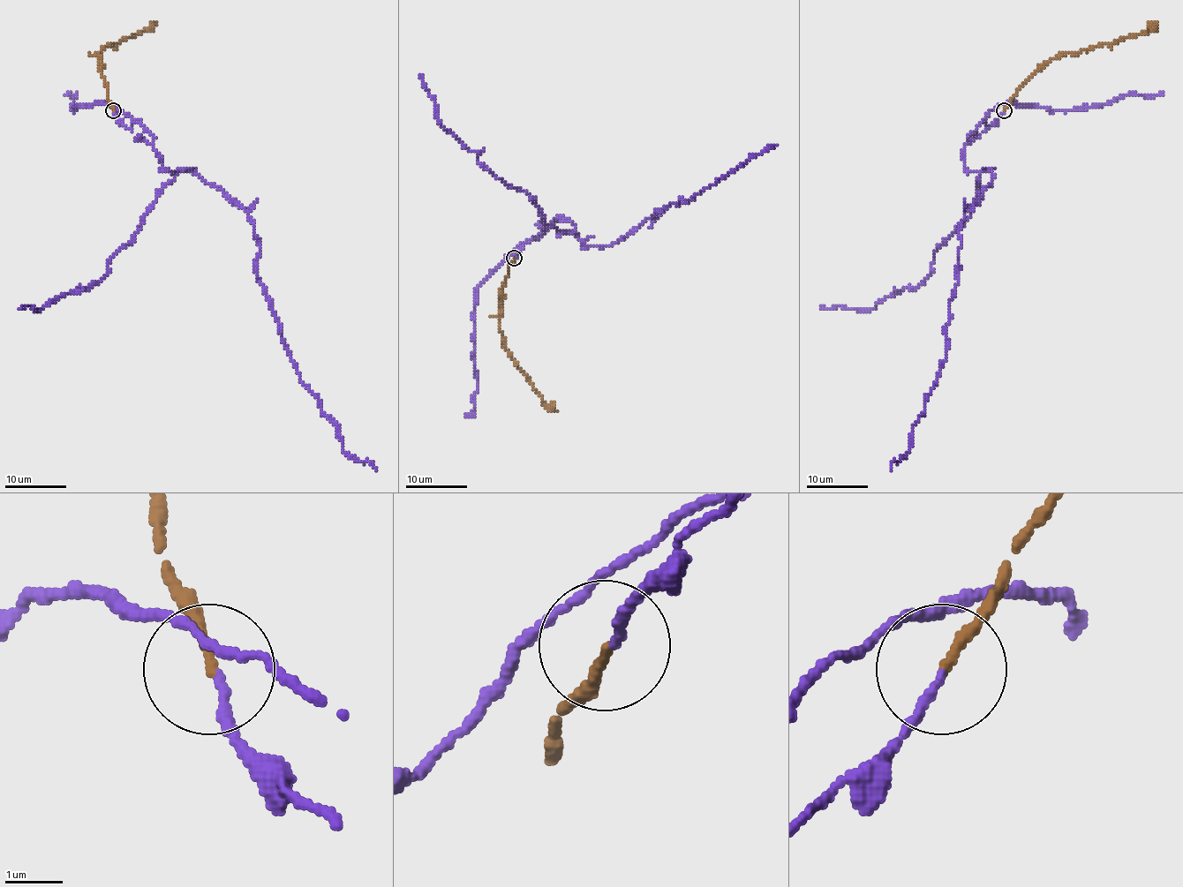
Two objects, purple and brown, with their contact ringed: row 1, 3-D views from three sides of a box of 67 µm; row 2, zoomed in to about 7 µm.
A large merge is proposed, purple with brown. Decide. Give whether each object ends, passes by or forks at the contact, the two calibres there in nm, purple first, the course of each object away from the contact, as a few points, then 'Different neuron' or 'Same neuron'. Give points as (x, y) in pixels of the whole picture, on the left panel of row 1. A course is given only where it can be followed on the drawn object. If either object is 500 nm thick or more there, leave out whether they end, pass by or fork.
At the ring purple passes by. At the ring brown ends. Thickness 90 nm (purple) against 160 nm. Course of purple: (114, 111), (154, 137), (170, 172), (192, 169), (249, 214), (256, 279), (299, 379), (343, 450), (377, 469). Course of brown: (113, 111), (97, 53), (130, 36), (141, 33), (155, 22). Same neuron

